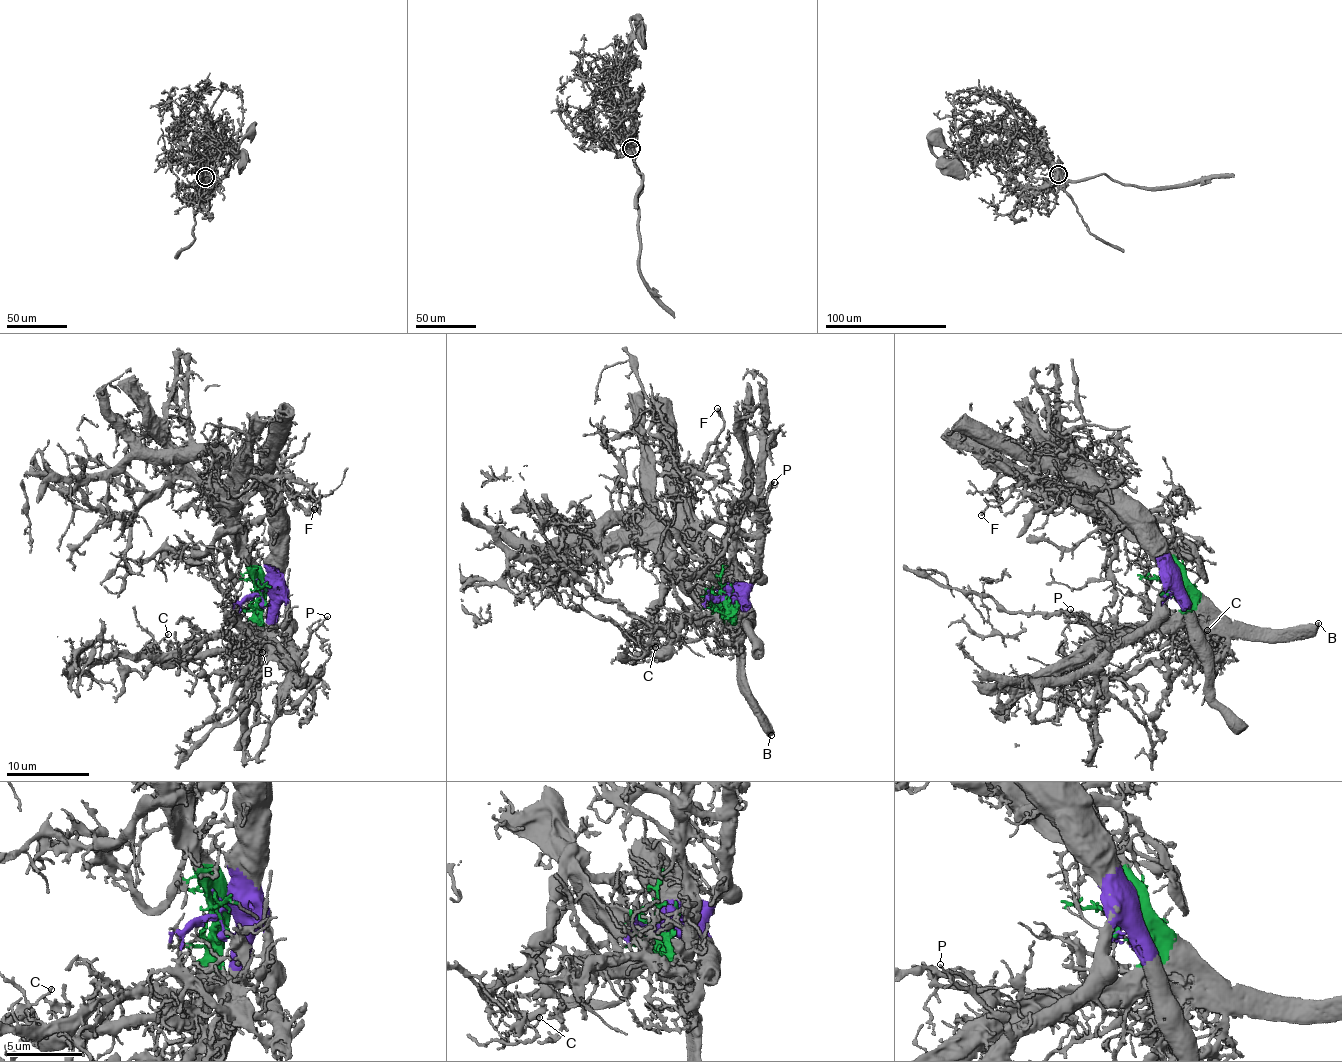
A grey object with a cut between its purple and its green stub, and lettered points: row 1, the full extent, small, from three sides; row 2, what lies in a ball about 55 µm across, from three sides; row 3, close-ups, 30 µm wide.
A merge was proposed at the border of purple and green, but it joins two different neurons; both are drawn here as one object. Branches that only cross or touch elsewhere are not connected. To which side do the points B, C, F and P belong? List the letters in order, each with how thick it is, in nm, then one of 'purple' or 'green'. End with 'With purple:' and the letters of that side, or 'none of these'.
B: 550 nm | green
C: 110 nm | green
F: 240 nm | purple
P: 130 nm | purple
With purple: F, P

